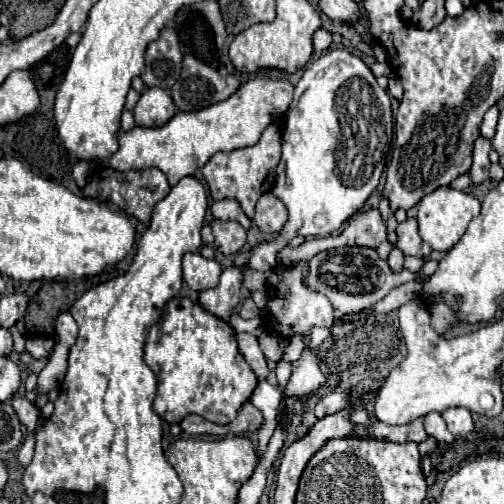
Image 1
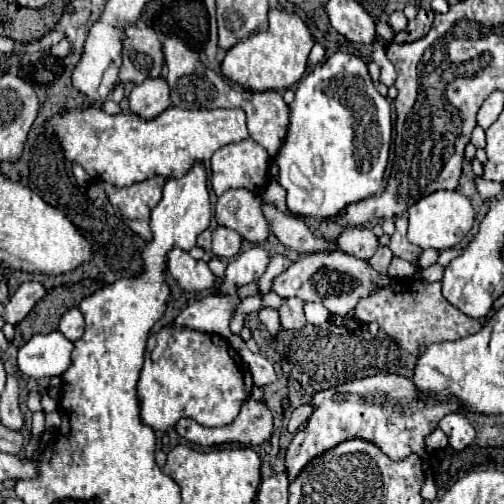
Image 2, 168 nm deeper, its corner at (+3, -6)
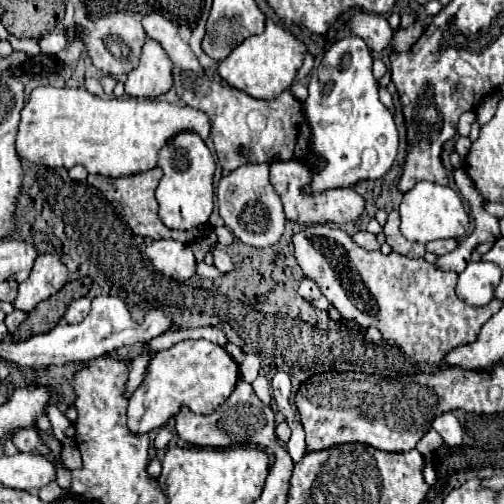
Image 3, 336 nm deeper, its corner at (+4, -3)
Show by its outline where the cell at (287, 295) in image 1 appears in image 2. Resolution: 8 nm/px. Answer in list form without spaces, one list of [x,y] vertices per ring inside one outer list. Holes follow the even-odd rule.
[[[305,302],[303,310],[305,310],[307,322],[311,322],[315,326],[319,326],[321,322],[327,322],[330,319],[330,312],[327,312],[325,306],[319,304],[319,302]]]

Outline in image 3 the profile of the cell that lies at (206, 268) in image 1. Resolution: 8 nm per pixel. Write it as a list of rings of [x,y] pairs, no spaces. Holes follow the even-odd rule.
[[[158,239],[150,241],[146,247],[146,255],[152,265],[172,279],[190,279],[196,273],[196,261],[192,249],[174,239]]]

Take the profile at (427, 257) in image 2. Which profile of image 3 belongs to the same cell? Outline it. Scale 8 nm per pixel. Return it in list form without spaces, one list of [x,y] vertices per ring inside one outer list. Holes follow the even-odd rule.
[[[438,239],[438,241],[430,241],[426,245],[426,251],[436,253],[436,255],[446,255],[446,253],[454,251],[456,247],[458,247],[458,241],[456,239]]]

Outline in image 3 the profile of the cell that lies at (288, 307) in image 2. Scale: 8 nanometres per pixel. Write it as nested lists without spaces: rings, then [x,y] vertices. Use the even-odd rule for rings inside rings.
[[[303,279],[299,285],[298,294],[308,301],[317,300],[322,296],[316,283],[314,283],[312,279]]]

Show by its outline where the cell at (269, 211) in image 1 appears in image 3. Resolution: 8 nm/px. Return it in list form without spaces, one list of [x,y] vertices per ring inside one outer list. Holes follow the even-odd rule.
[[[310,225],[296,233],[292,241],[296,247],[296,261],[300,269],[320,287],[322,295],[340,311],[344,319],[356,321],[364,329],[376,327],[382,333],[384,341],[396,343],[406,355],[410,355],[418,363],[446,367],[444,355],[464,343],[472,343],[480,333],[480,327],[502,307],[502,301],[498,299],[492,299],[490,307],[468,305],[454,293],[458,279],[454,271],[442,271],[426,259],[410,259],[394,251],[390,255],[382,255],[380,251],[364,251],[342,229],[332,229],[328,225]]]

